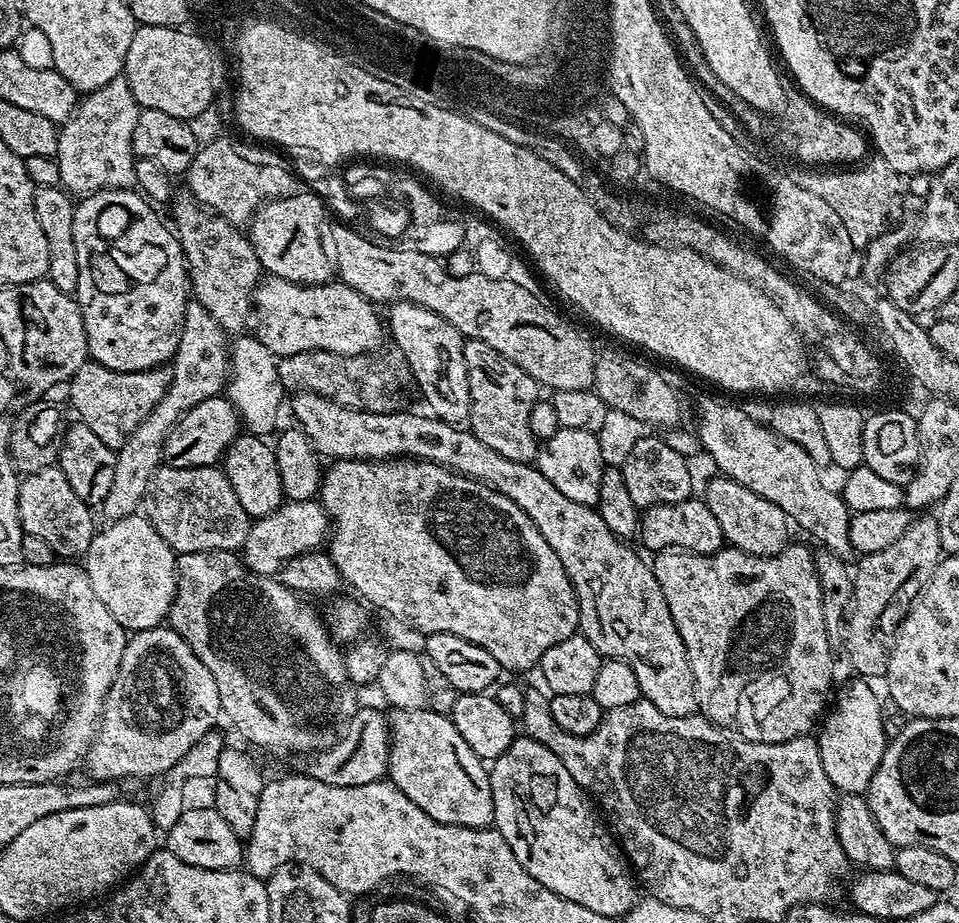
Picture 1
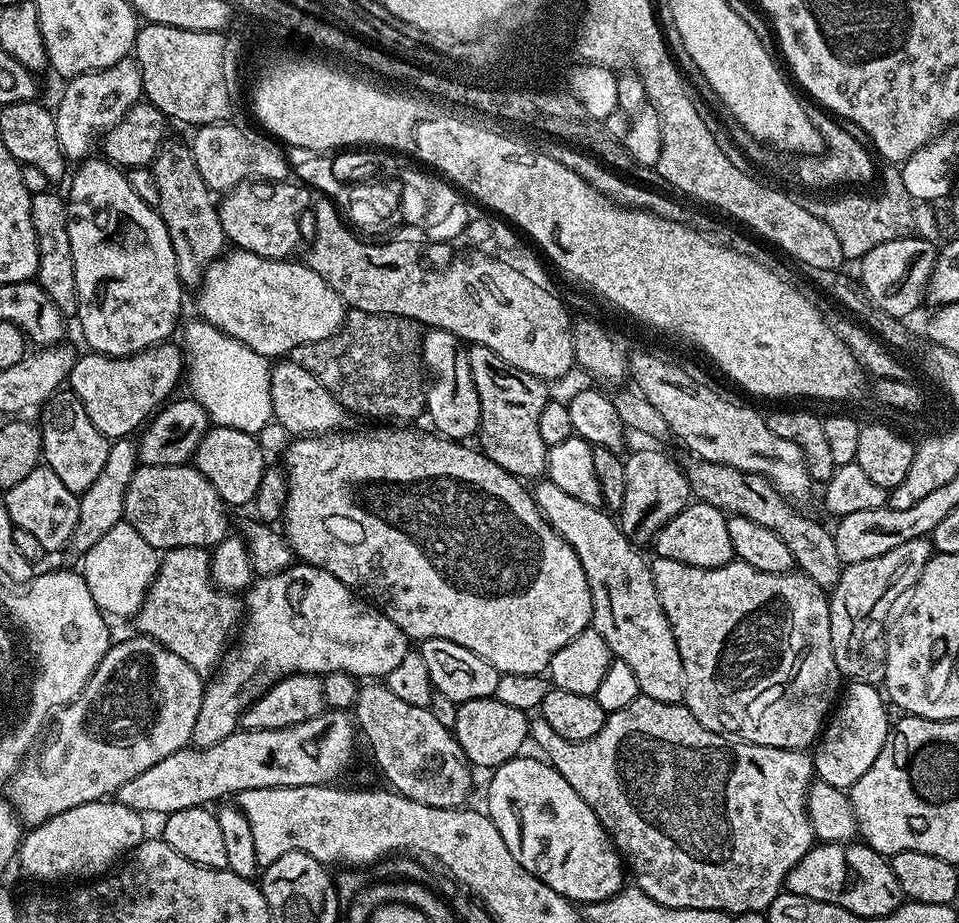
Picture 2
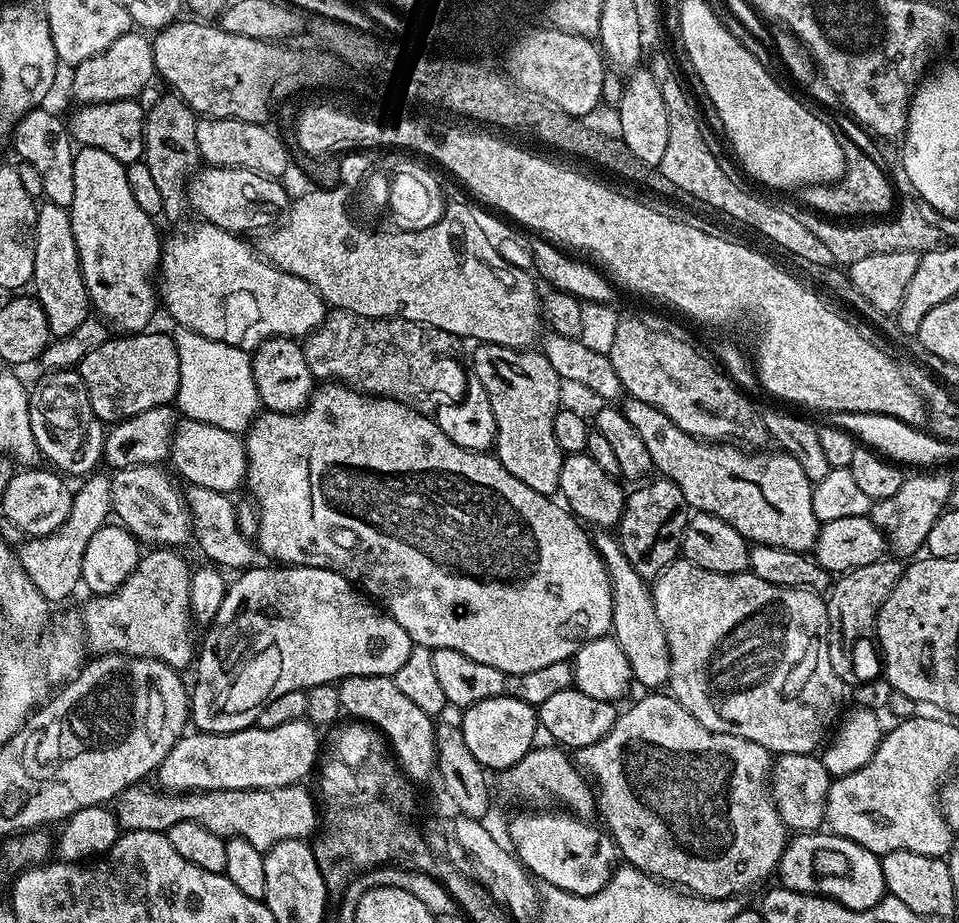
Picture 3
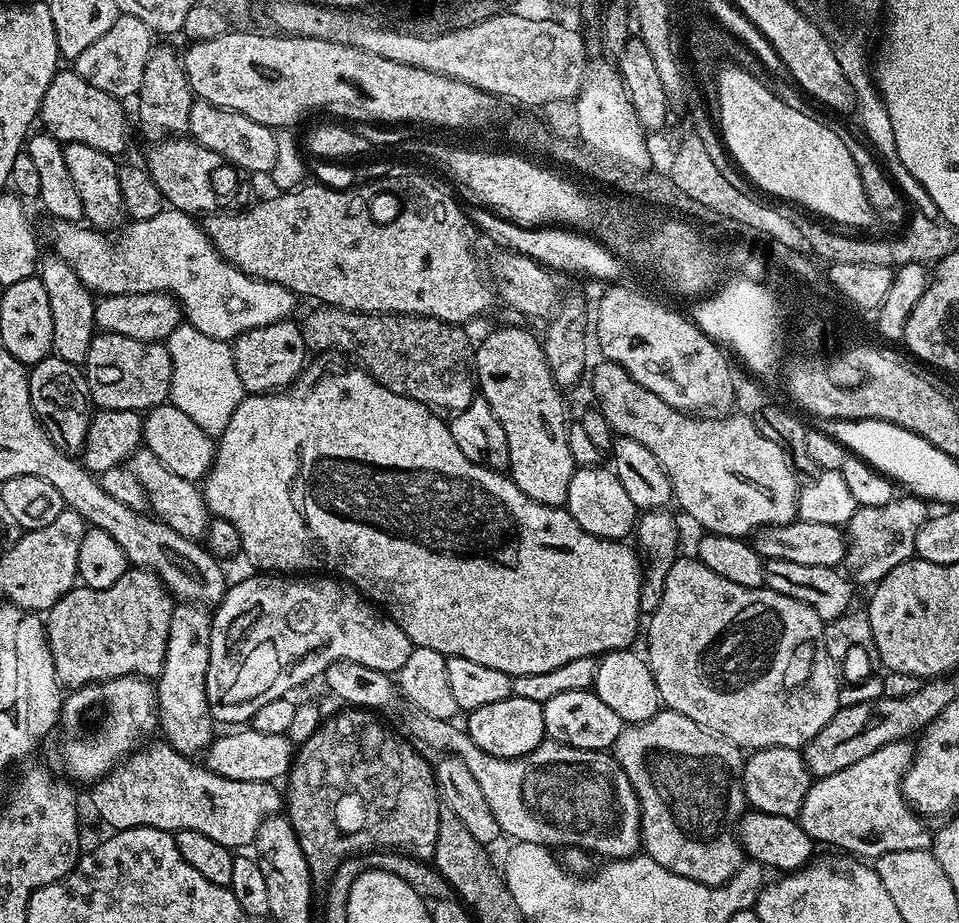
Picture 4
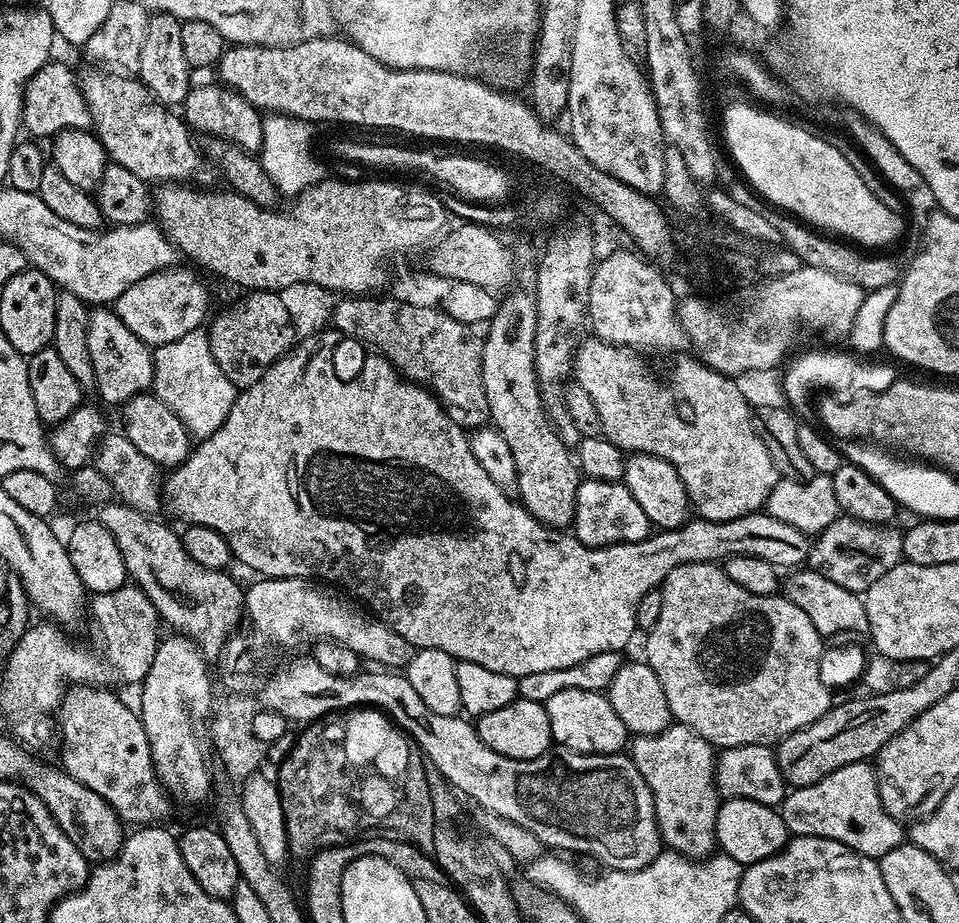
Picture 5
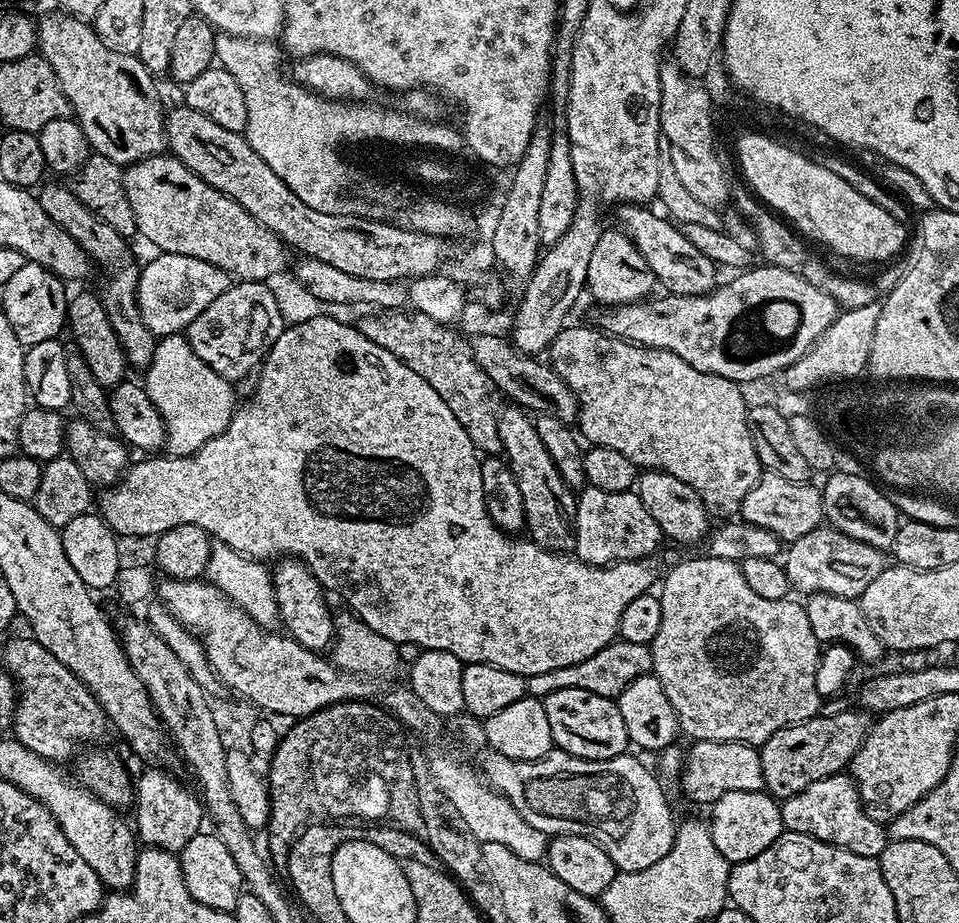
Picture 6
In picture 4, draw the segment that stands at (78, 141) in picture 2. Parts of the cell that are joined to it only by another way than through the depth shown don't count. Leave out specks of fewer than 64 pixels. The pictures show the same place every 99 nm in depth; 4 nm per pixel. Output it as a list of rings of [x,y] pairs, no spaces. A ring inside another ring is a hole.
[[[127,14],[117,15],[114,26],[110,26],[110,30],[102,34],[102,38],[96,39],[91,46],[86,46],[86,50],[82,50],[82,54],[78,54],[74,61],[74,70],[82,78],[86,78],[90,86],[106,90],[106,94],[117,98],[135,97],[144,81],[146,62],[154,47],[152,39],[154,33],[146,26],[146,22],[142,22],[142,18]]]

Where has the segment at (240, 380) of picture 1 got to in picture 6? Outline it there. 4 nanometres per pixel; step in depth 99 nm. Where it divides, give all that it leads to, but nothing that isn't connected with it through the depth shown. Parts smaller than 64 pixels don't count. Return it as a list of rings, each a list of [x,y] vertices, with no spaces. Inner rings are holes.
[[[184,334],[157,339],[154,358],[143,376],[142,385],[164,423],[166,452],[170,456],[189,456],[212,438],[218,438],[238,407],[233,385],[222,378],[222,374],[214,374],[214,370],[194,354],[194,346],[190,346]]]

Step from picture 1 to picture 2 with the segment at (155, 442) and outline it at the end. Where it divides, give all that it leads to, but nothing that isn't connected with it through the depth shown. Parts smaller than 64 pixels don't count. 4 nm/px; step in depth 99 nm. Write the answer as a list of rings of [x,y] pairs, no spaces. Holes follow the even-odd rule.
[[[121,438],[109,443],[106,454],[106,466],[102,466],[102,474],[94,481],[94,486],[90,490],[79,493],[80,505],[78,506],[78,526],[72,535],[71,551],[83,554],[102,538],[102,534],[107,534],[109,530],[114,530],[124,520],[124,499],[126,490],[130,486],[130,478],[134,478],[138,467],[138,444],[135,439]]]

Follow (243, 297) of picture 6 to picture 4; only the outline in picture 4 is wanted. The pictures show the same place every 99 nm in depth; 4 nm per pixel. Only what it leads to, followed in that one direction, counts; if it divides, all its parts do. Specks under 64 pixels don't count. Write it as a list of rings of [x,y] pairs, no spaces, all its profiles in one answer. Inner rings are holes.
[[[295,319],[279,320],[266,326],[246,330],[232,344],[234,370],[242,378],[245,393],[263,394],[283,390],[304,371],[310,353]],[[305,359],[305,360],[304,360]]]

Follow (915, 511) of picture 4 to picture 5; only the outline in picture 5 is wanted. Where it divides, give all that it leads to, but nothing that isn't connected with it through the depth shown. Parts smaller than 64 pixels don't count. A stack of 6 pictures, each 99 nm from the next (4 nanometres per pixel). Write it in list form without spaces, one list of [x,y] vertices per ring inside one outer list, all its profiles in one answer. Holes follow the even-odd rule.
[[[841,514],[811,541],[807,563],[815,571],[830,578],[830,582],[838,582],[838,586],[862,594],[867,588],[874,586],[874,582],[878,582],[878,578],[886,574],[886,570],[901,563],[904,554],[903,541],[899,527],[876,527],[856,520],[853,516]]]

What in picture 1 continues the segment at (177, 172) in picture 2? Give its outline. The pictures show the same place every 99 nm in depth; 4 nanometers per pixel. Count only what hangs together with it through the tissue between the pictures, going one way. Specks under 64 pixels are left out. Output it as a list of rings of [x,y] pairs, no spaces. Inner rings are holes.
[[[184,194],[178,200],[171,205],[171,223],[188,266],[191,295],[206,306],[221,328],[232,334],[239,333],[247,320],[249,323],[256,286],[262,279],[258,254],[254,254],[251,240],[237,225],[197,204],[191,195]]]

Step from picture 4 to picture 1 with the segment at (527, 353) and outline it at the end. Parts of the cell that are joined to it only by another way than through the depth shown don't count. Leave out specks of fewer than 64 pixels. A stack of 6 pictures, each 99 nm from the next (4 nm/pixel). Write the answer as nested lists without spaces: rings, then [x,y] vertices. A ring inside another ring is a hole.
[[[481,340],[464,341],[466,374],[470,382],[470,431],[490,450],[510,458],[510,462],[531,464],[535,461],[538,441],[530,430],[530,410],[534,410],[536,401],[541,399],[542,388],[526,370],[514,366],[510,358],[498,354],[486,342]]]

